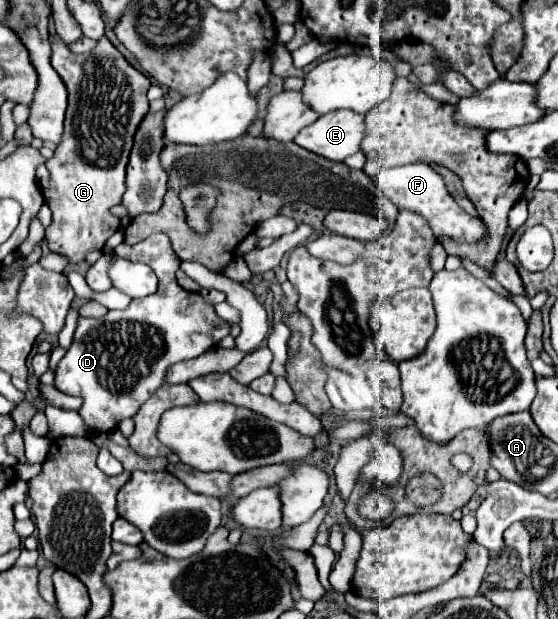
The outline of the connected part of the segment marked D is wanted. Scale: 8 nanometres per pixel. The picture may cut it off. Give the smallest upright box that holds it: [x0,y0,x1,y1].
[55,234,231,432]

